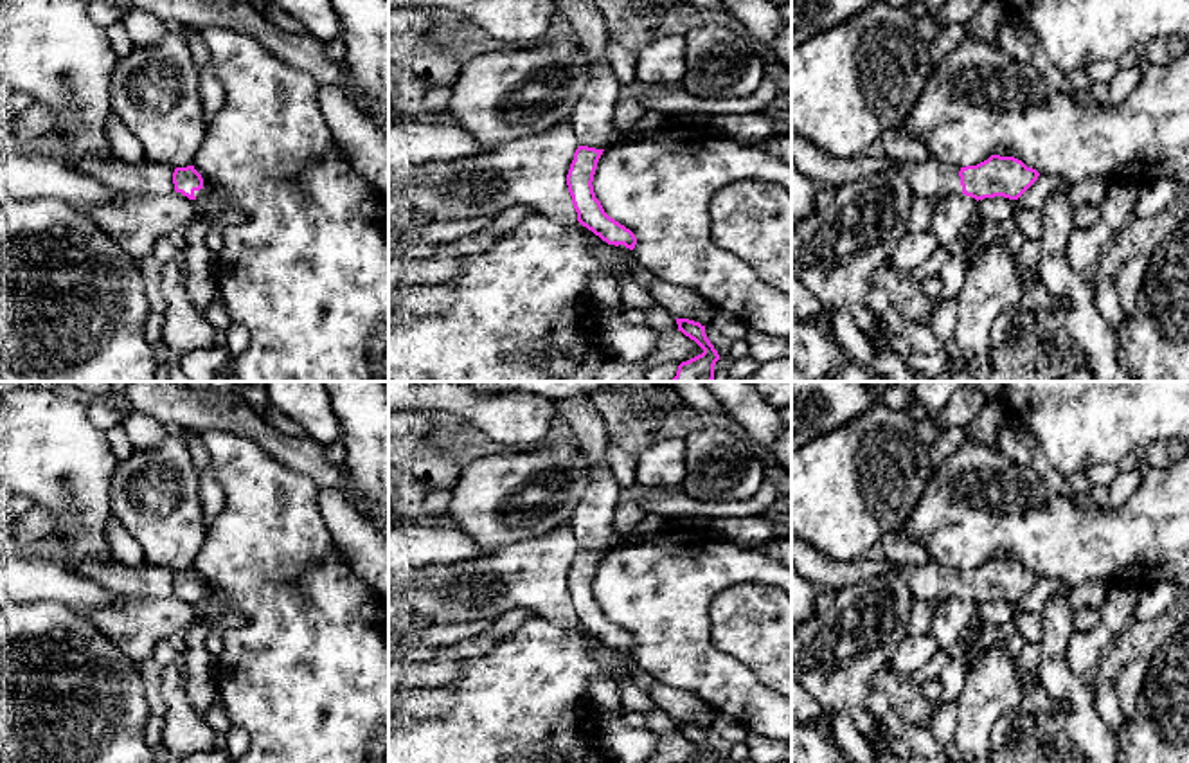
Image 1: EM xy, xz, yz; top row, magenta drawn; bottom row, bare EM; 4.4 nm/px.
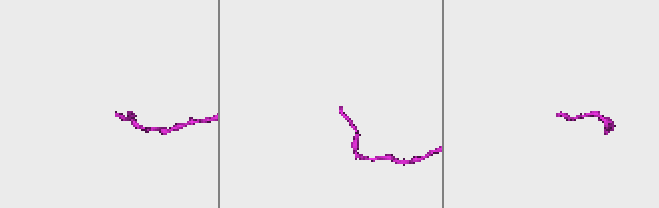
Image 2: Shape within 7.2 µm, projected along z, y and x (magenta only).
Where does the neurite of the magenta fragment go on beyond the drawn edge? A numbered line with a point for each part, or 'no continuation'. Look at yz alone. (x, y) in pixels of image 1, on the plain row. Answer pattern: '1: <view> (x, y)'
1: yz (934, 582)

